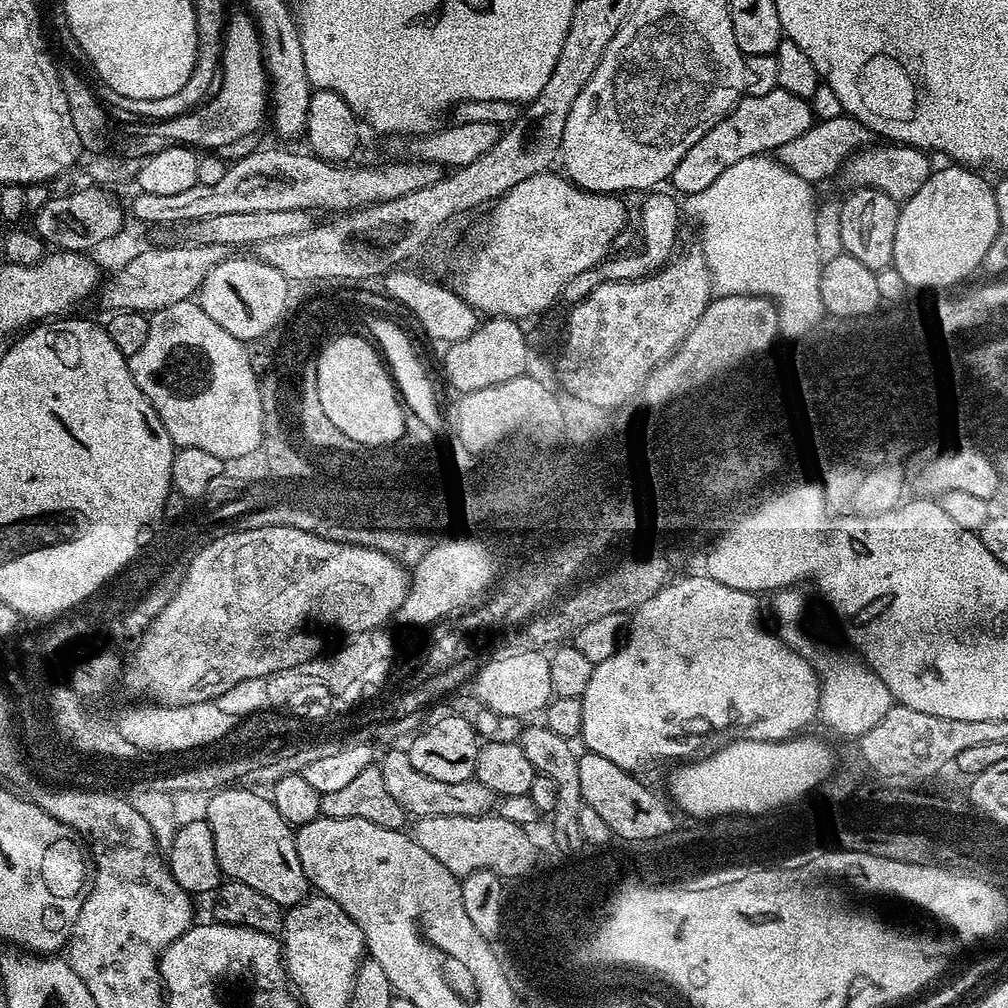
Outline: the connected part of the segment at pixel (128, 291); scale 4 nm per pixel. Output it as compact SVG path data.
M183 242L173 248L148 248L128 260L108 280L108 289L104 292L100 304L107 310L117 312L141 312L151 314L174 302L191 300L199 293L202 282L214 266L229 259L230 249L213 244L193 244Z

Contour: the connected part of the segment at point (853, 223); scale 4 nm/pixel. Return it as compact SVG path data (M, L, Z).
M863 186L852 190L852 193L844 200L844 205L840 208L840 244L847 255L858 258L862 266L866 266L870 271L880 274L883 268L892 268L894 258L894 234L898 230L898 218L900 217L901 205L877 188L865 188Z

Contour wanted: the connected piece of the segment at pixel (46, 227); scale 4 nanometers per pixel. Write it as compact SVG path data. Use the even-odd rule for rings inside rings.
M83 186L68 190L65 196L53 195L41 209L34 213L34 231L45 245L62 252L91 253L91 248L107 242L111 236L116 236L124 228L126 212L120 209L120 204L112 196L107 196L100 186Z

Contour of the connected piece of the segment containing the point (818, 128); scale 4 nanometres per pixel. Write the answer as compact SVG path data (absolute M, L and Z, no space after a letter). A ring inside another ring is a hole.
M841 114L829 120L817 119L806 130L806 134L798 134L794 142L786 142L786 146L777 148L774 156L781 164L786 165L798 178L802 178L807 184L819 185L819 180L824 180L827 176L839 173L847 164L848 159L856 155L857 152L869 147L873 143L874 134L862 122L855 120L853 116Z

